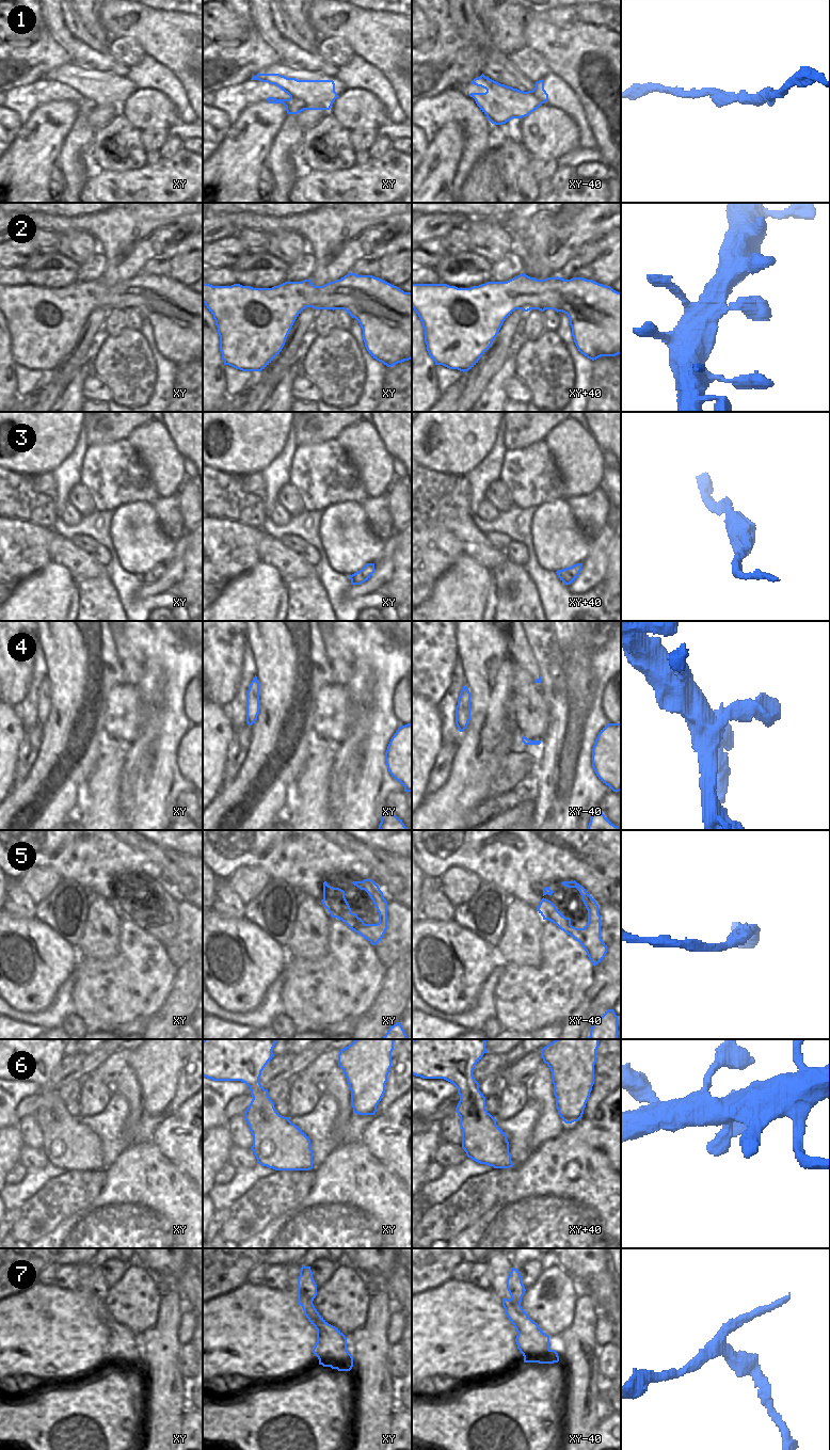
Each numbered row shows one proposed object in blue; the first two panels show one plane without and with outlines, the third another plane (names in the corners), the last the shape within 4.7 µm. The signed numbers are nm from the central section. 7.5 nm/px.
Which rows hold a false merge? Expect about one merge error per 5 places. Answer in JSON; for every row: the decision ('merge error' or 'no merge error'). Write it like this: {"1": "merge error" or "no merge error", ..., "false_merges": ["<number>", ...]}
{"1": "no merge error", "2": "no merge error", "3": "no merge error", "4": "no merge error", "5": "no merge error", "6": "no merge error", "7": "merge error", "false_merges": ["7"]}

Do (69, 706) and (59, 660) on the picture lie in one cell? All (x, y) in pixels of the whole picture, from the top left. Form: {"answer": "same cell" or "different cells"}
{"answer": "same cell"}

